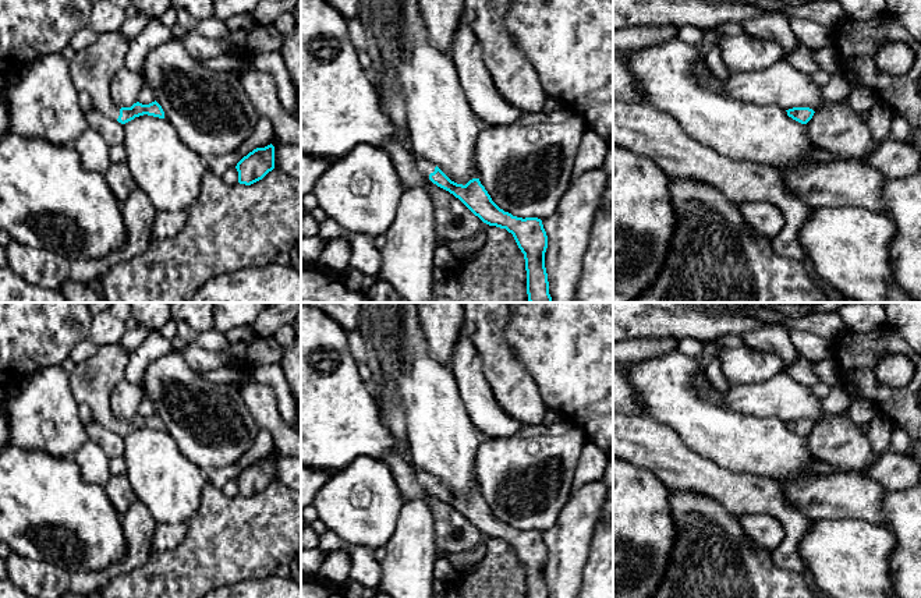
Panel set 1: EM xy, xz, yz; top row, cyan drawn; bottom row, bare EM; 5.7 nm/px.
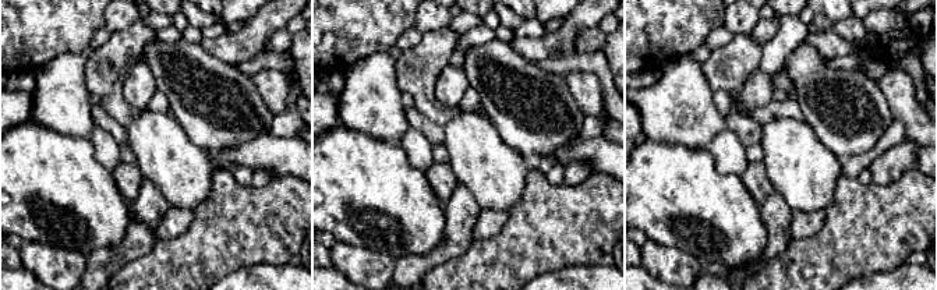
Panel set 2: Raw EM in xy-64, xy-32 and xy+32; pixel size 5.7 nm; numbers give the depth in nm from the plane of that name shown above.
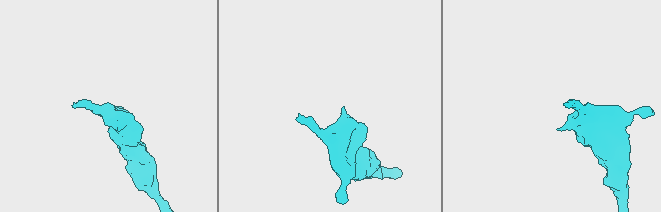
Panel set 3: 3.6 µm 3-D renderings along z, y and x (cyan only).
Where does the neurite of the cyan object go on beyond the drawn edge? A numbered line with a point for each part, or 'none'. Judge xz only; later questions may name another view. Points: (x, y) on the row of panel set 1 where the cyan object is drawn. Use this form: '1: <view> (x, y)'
1: xz (424, 166)

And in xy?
1: xy (92, 70)

